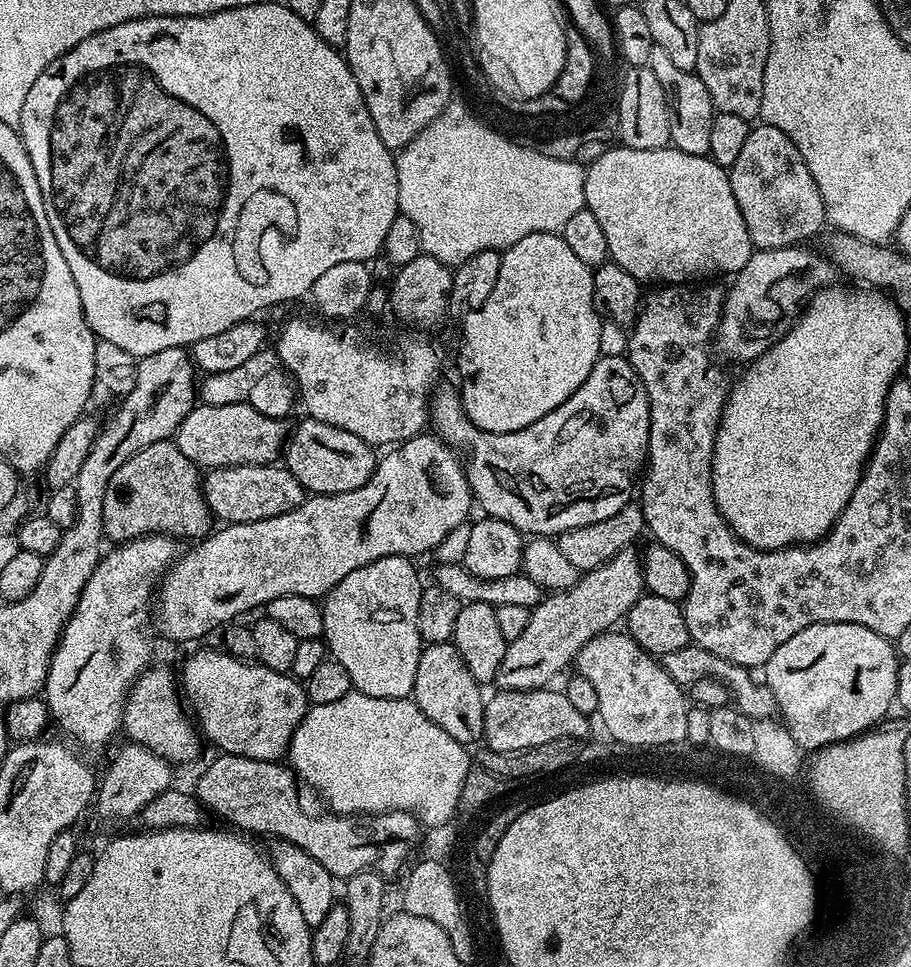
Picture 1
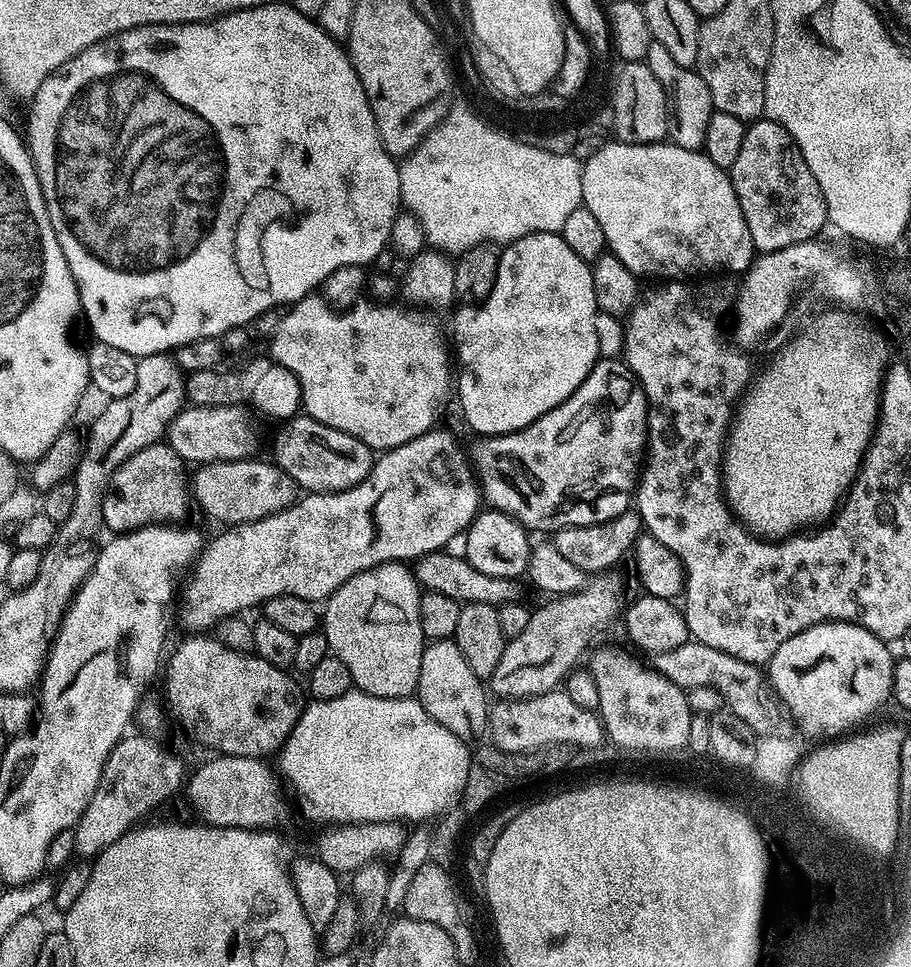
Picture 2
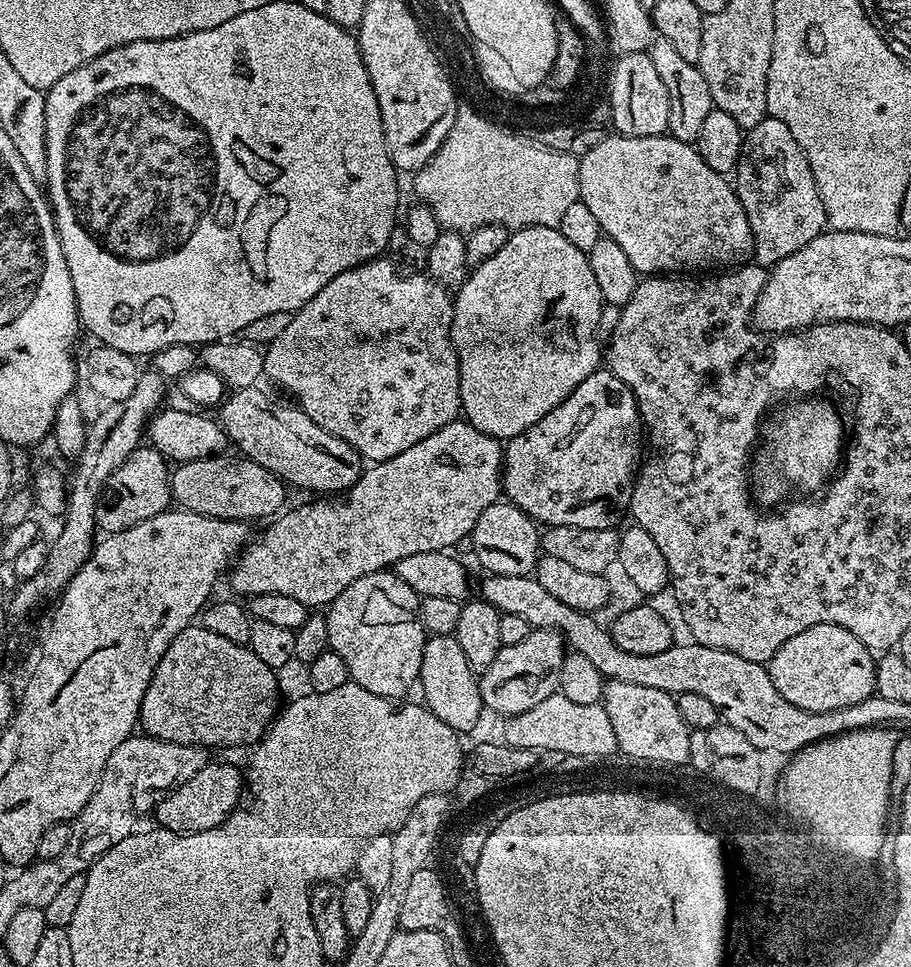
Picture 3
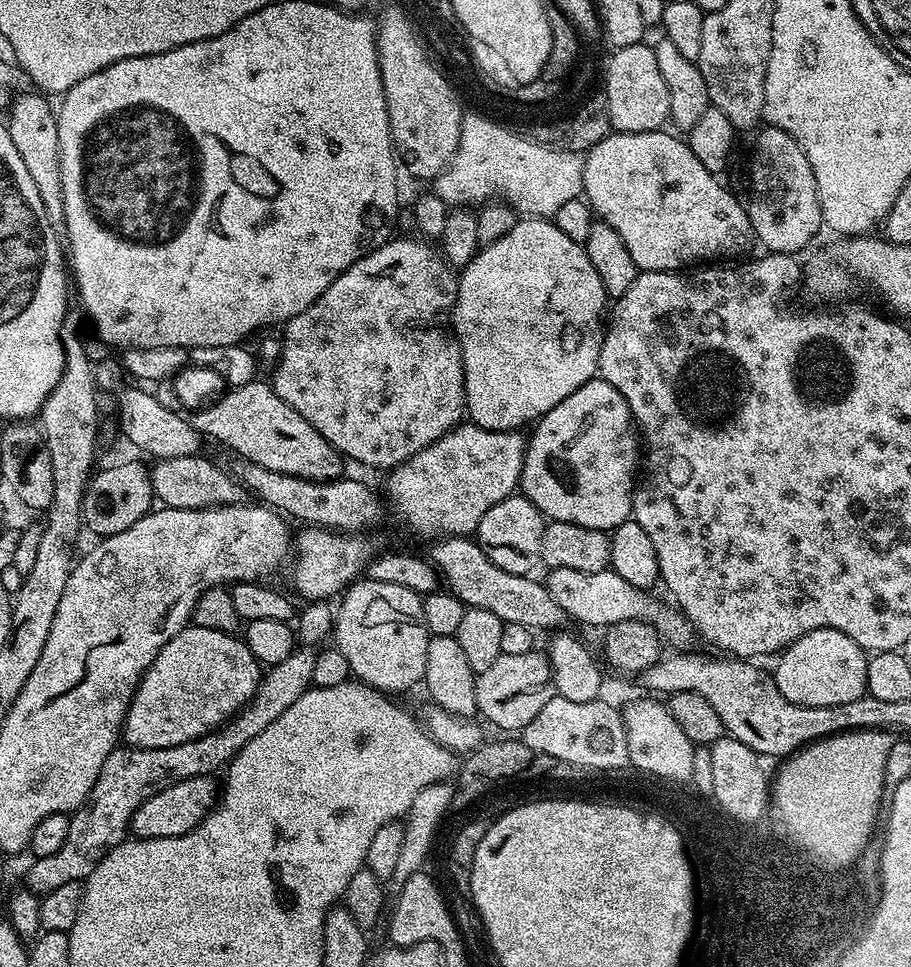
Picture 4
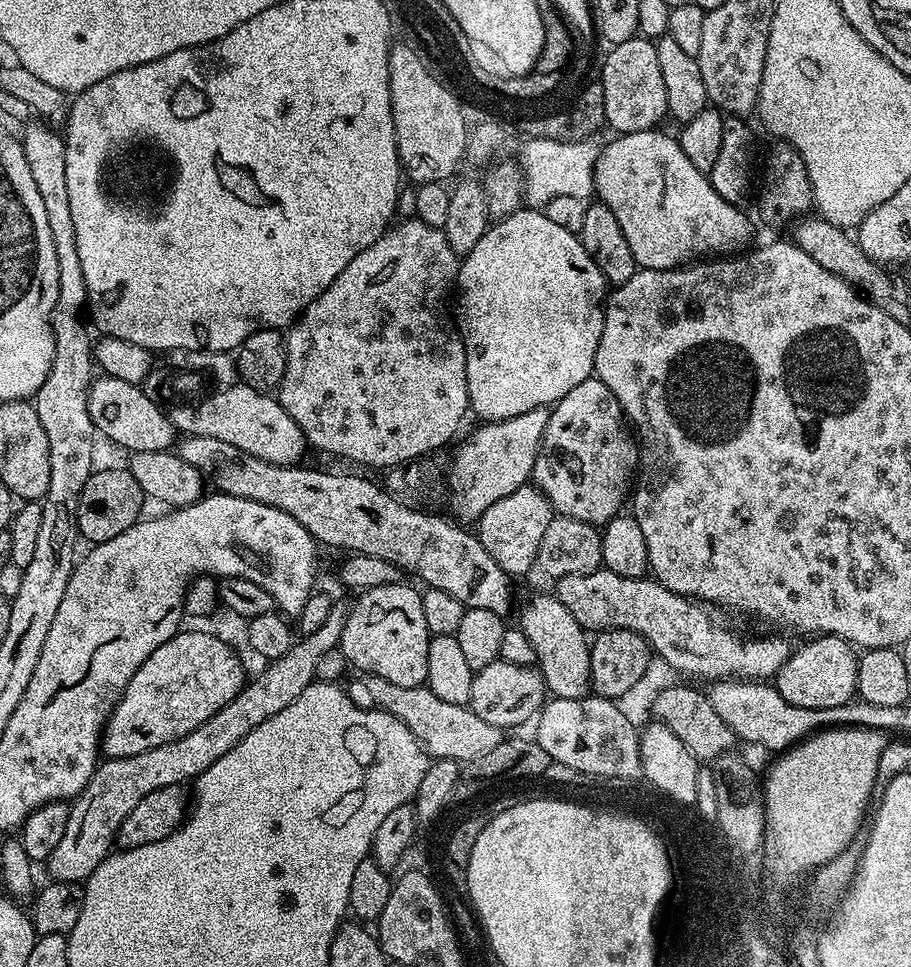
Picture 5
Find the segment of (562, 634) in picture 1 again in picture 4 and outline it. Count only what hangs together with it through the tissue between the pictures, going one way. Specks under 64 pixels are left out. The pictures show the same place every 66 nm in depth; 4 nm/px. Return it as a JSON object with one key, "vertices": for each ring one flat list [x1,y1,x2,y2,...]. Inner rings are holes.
{"vertices":[[543,651,502,654,476,678,476,711,496,728,522,730,554,695,552,667]]}

